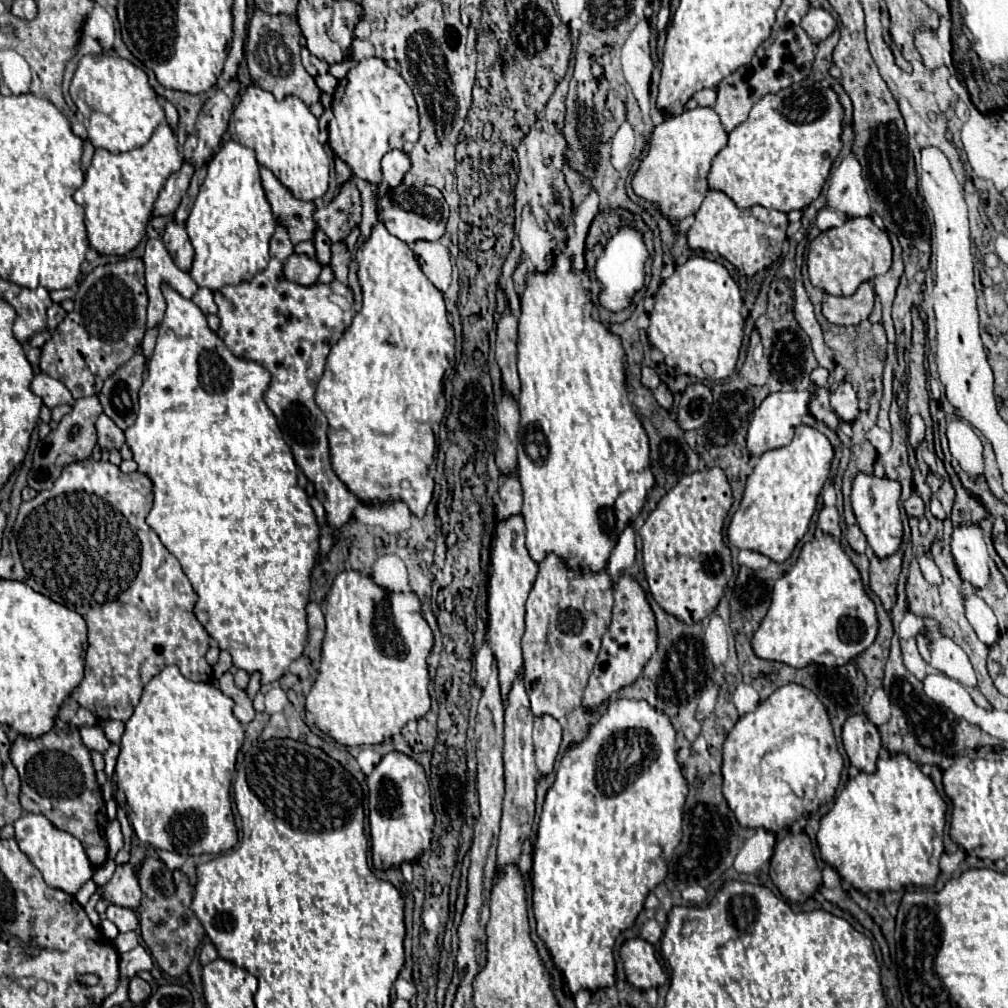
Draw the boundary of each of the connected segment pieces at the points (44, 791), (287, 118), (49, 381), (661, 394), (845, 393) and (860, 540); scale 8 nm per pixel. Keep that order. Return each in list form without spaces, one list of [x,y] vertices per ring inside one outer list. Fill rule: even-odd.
[[[56,720],[56,724],[60,726],[52,728],[36,740],[26,740],[24,736],[18,736],[12,744],[10,758],[22,780],[20,804],[26,812],[42,814],[58,830],[76,836],[82,842],[92,866],[98,868],[104,864],[108,852],[108,844],[104,840],[106,826],[102,826],[106,820],[102,790],[96,782],[90,752],[82,744],[74,724],[66,724],[62,720]]]
[[[248,86],[234,108],[234,126],[238,142],[252,148],[256,152],[256,160],[266,166],[296,198],[316,202],[326,194],[330,154],[318,142],[318,120],[300,98],[286,96],[282,102],[276,102],[270,92],[258,86]]]
[[[36,374],[30,388],[34,390],[36,396],[42,398],[42,402],[48,408],[54,408],[58,404],[74,404],[74,398],[68,392],[68,388],[62,382],[54,380],[54,378],[46,376],[46,374]]]
[[[660,384],[656,390],[654,390],[654,398],[656,402],[662,406],[662,408],[670,408],[672,406],[672,394],[668,390],[666,384]]]
[[[848,380],[840,382],[838,388],[830,394],[830,406],[840,416],[840,420],[852,422],[858,416],[858,412],[860,412],[858,398],[856,398],[856,392]]]
[[[850,526],[850,528],[846,530],[846,540],[848,540],[848,544],[852,546],[854,552],[864,552],[866,546],[868,546],[866,536],[862,534],[862,530],[860,530],[858,526]]]

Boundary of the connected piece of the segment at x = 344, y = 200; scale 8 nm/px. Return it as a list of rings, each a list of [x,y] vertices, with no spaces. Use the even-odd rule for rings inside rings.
[[[350,178],[342,184],[340,194],[326,208],[316,208],[314,222],[316,230],[322,230],[330,242],[342,242],[360,224],[360,216],[362,198],[354,178]]]

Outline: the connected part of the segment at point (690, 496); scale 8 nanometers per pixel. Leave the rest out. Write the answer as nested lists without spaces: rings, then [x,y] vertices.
[[[720,468],[700,470],[680,478],[680,482],[658,502],[656,510],[646,518],[640,528],[642,538],[642,556],[644,556],[644,572],[652,592],[652,598],[666,610],[666,614],[674,614],[680,622],[698,624],[702,618],[710,616],[720,604],[726,584],[732,578],[732,556],[730,548],[724,544],[722,528],[732,506],[732,490],[726,480],[726,474]]]

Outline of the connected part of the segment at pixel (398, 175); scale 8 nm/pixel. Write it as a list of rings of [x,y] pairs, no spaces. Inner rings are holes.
[[[390,150],[382,158],[382,188],[396,188],[404,174],[410,170],[410,158],[408,154],[402,154],[402,150]]]

